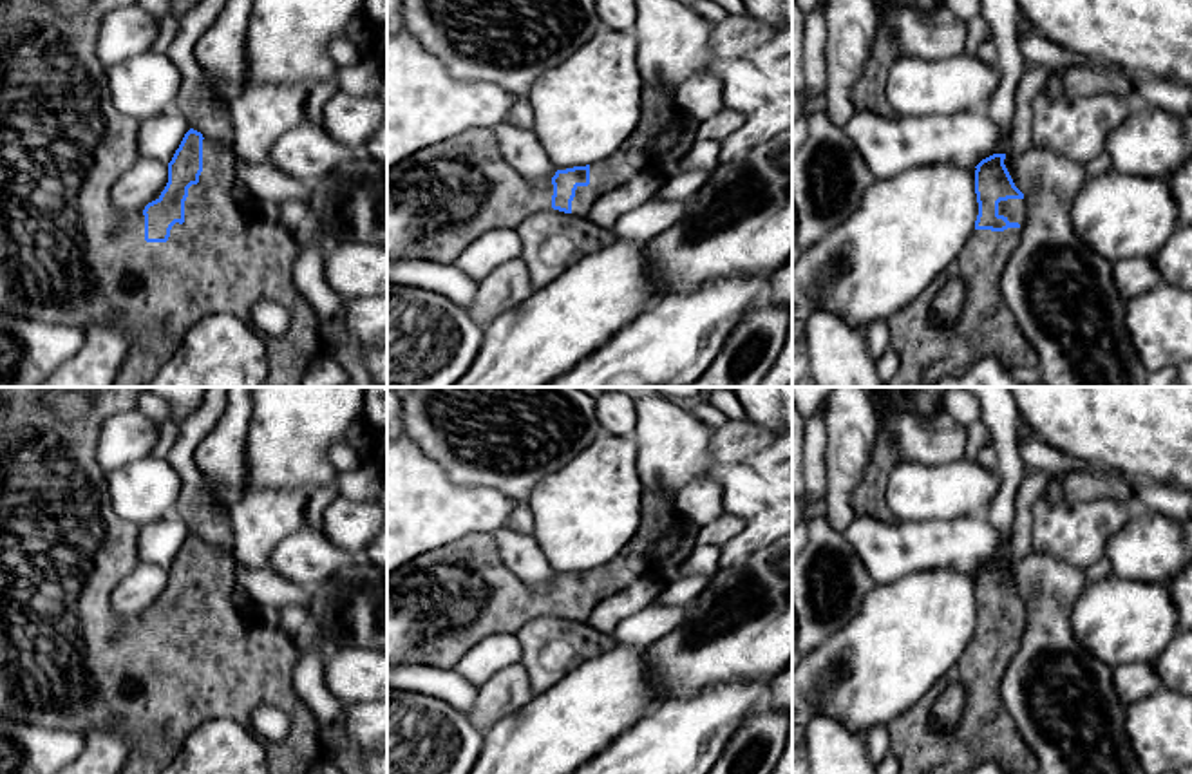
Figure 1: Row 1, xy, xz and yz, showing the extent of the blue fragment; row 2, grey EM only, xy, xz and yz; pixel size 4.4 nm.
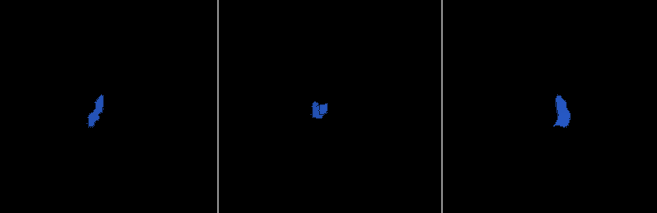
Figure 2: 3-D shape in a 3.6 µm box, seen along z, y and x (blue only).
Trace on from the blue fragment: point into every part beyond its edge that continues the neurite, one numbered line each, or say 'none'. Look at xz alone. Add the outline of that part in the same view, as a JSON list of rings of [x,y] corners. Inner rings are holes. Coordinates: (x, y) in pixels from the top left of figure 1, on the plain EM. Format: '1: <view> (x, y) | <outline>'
1: xz (659, 510) | [[[644,486],[640,524],[624,550],[604,566],[590,570],[590,590],[577,591],[572,618],[584,620],[611,595],[620,593],[646,573],[653,573],[651,550],[666,528],[680,517],[675,492]]]

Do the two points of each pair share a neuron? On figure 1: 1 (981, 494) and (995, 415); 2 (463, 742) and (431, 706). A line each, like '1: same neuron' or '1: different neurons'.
1: different neurons
2: same neuron

